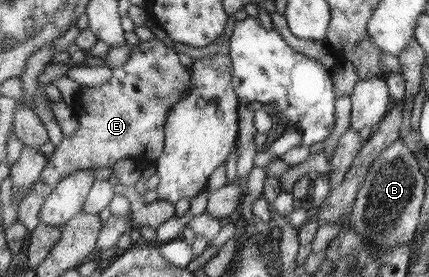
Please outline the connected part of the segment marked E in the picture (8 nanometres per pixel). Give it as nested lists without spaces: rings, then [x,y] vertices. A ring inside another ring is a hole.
[[[154,38],[151,41],[140,42],[131,51],[127,62],[123,66],[112,70],[111,77],[107,83],[97,87],[82,86],[77,95],[77,99],[81,103],[78,131],[73,135],[64,135],[59,146],[55,147],[53,154],[46,157],[47,164],[41,179],[34,185],[34,189],[29,191],[28,195],[23,196],[19,202],[18,221],[31,234],[41,224],[41,219],[39,219],[40,209],[45,203],[47,196],[64,177],[77,170],[113,167],[119,159],[125,159],[125,157],[137,162],[142,170],[157,164],[158,157],[164,150],[164,125],[167,114],[190,91],[190,85],[192,85],[192,71],[181,63],[174,49],[169,49],[159,39]]]

